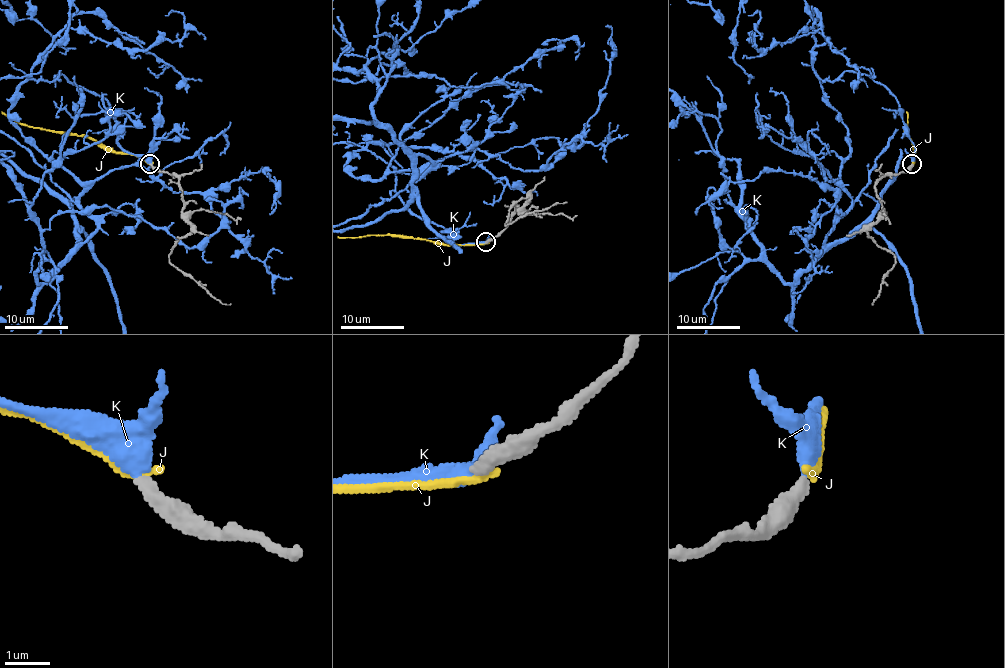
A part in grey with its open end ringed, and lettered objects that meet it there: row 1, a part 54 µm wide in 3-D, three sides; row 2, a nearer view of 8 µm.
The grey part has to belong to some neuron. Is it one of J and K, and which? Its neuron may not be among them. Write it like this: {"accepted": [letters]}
{"accepted": ["K"]}

